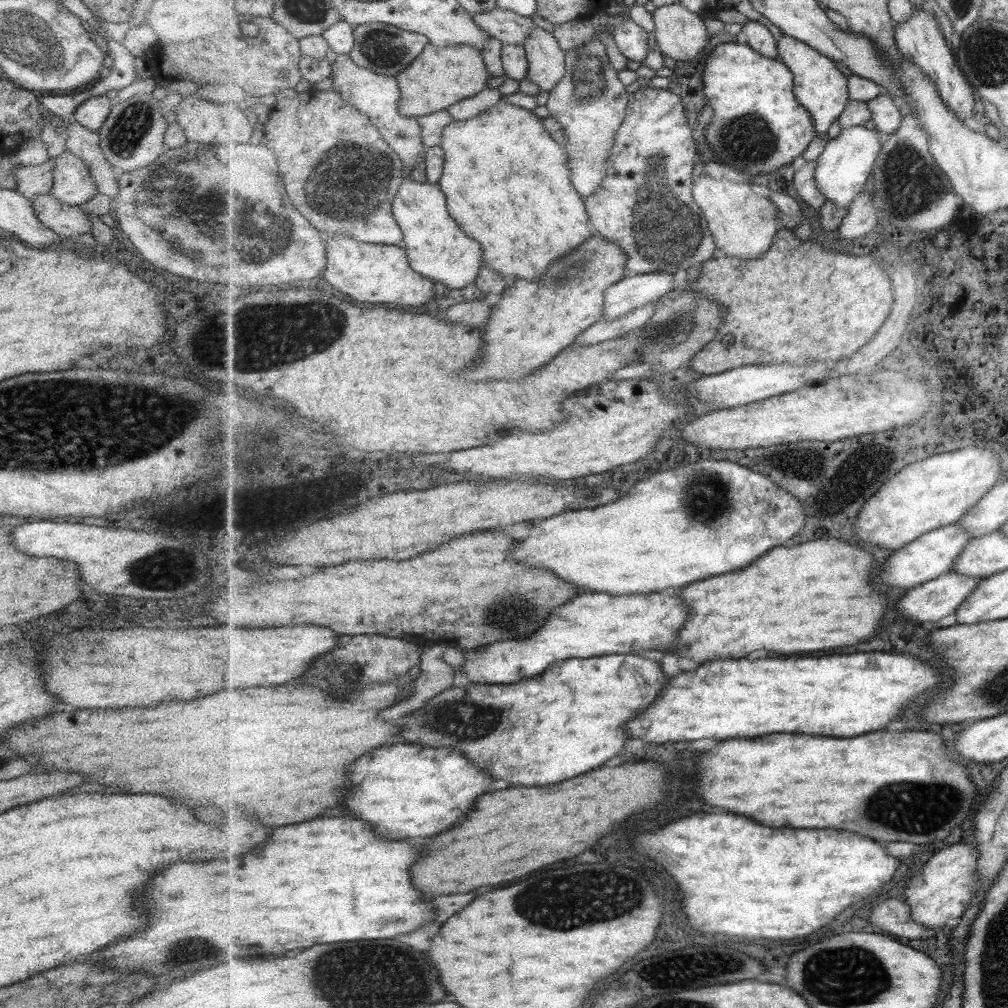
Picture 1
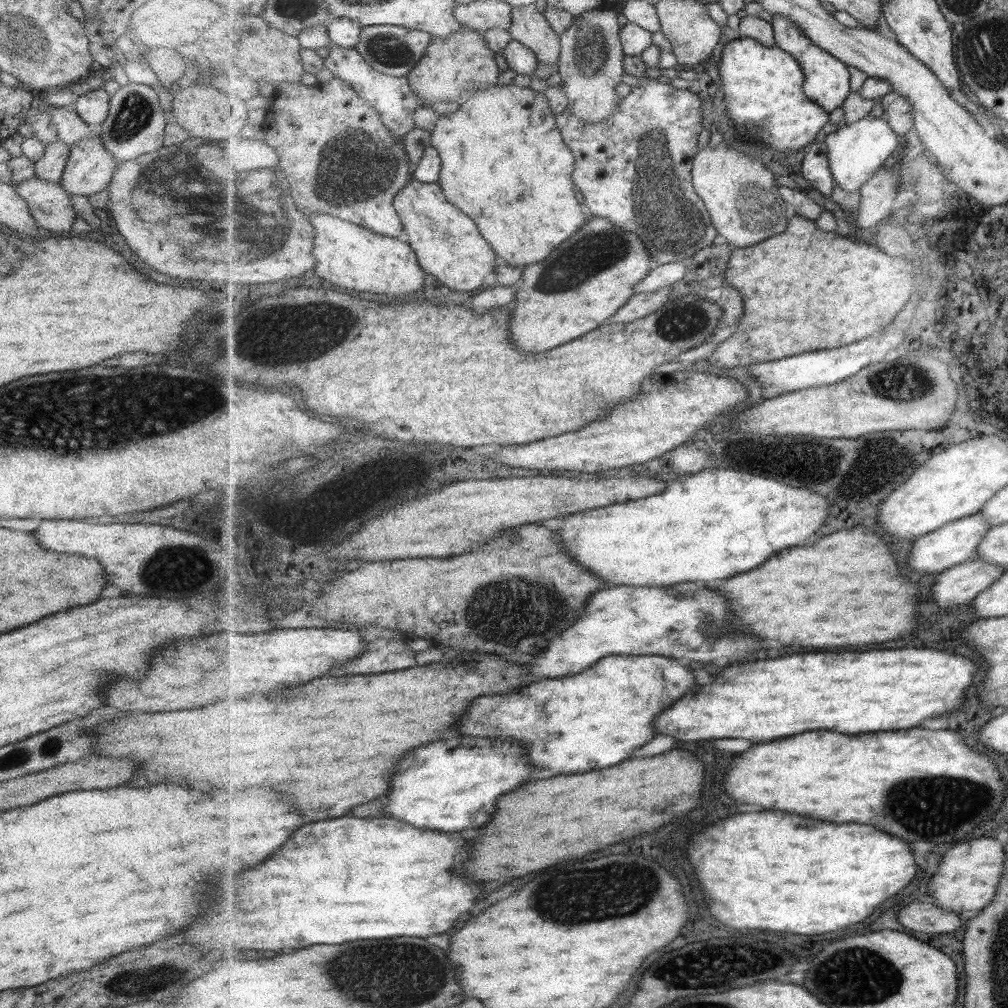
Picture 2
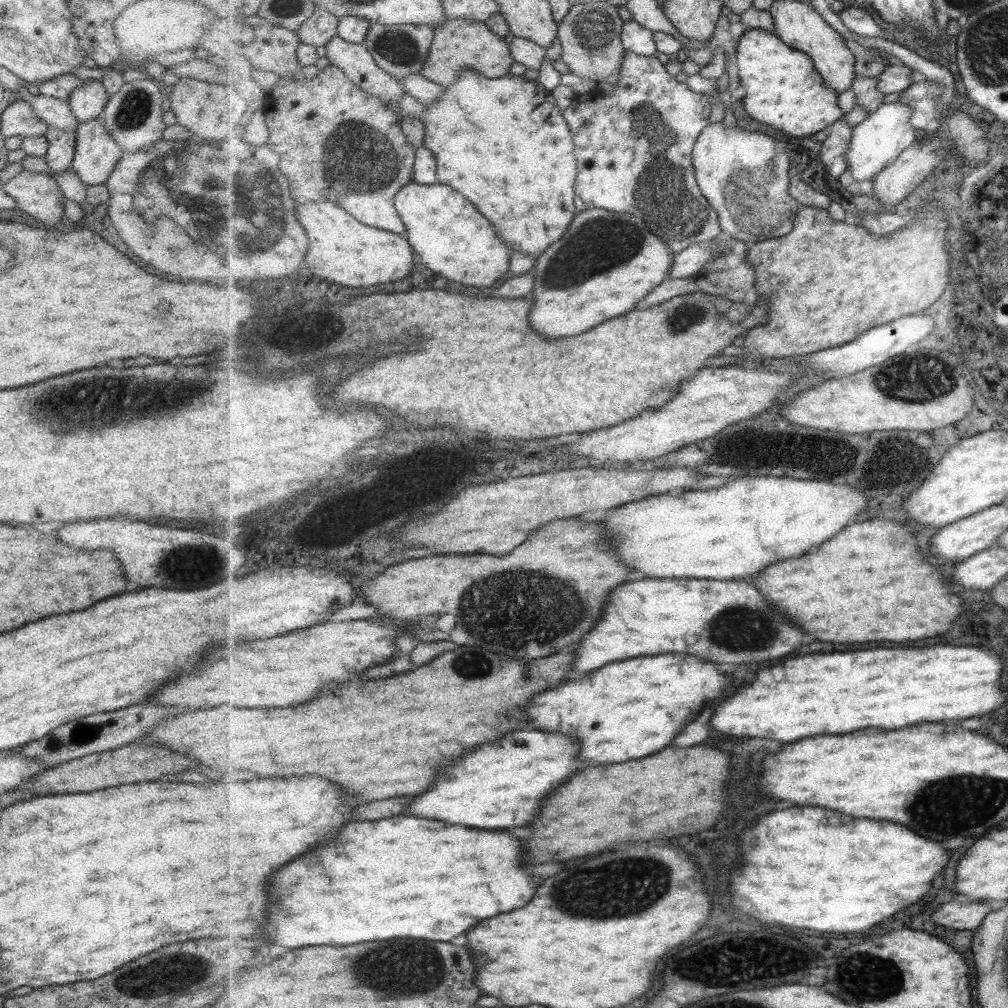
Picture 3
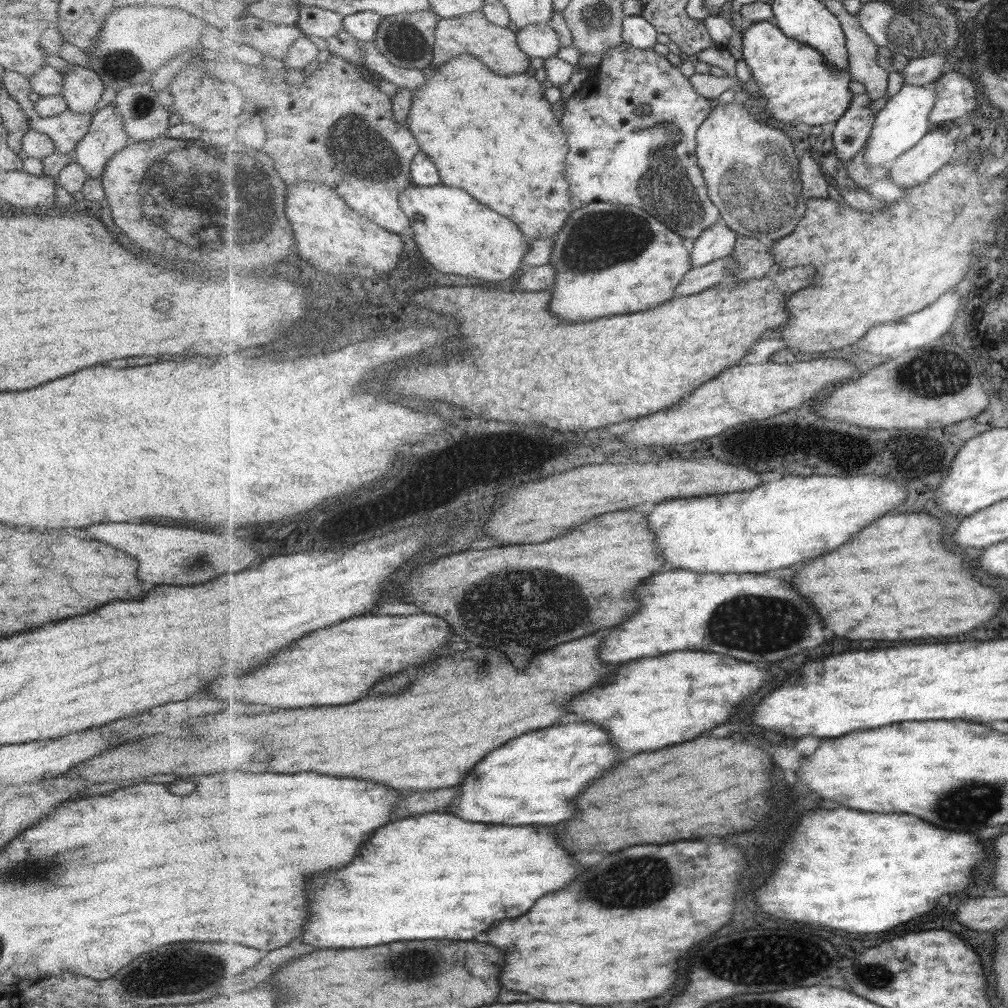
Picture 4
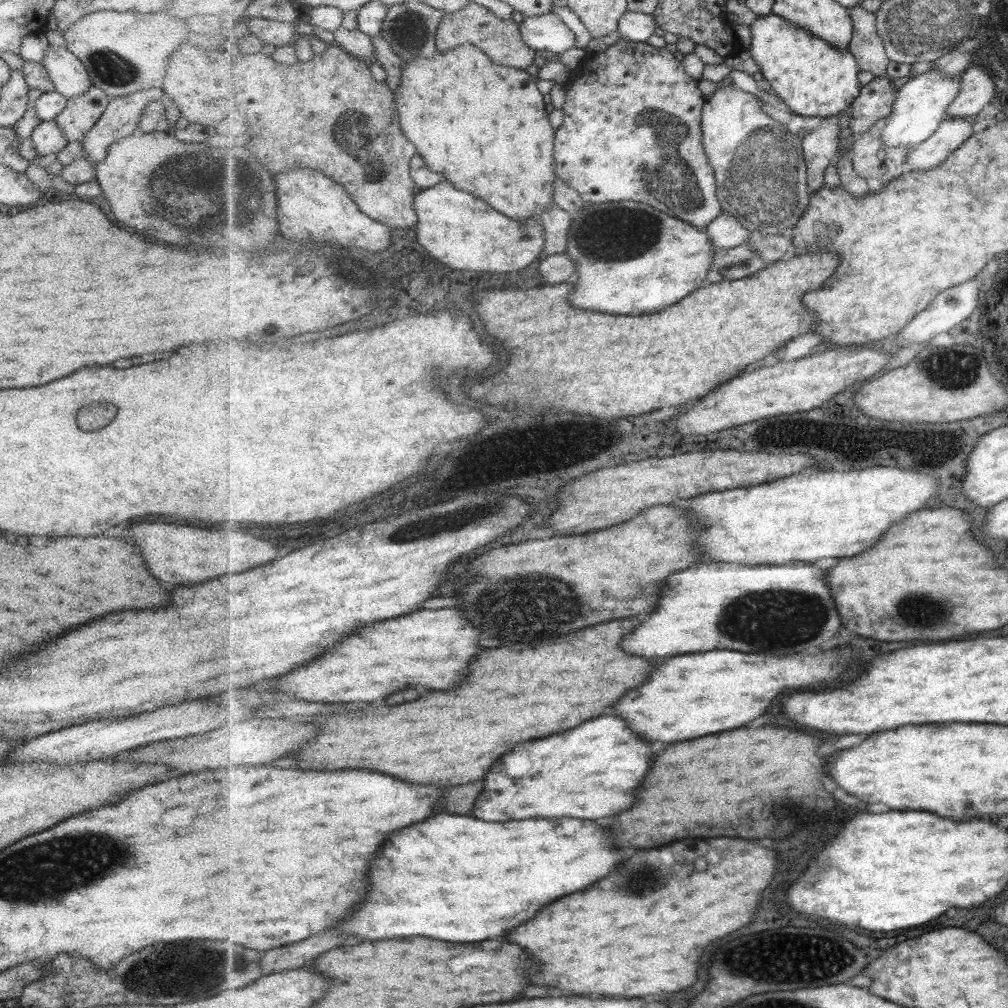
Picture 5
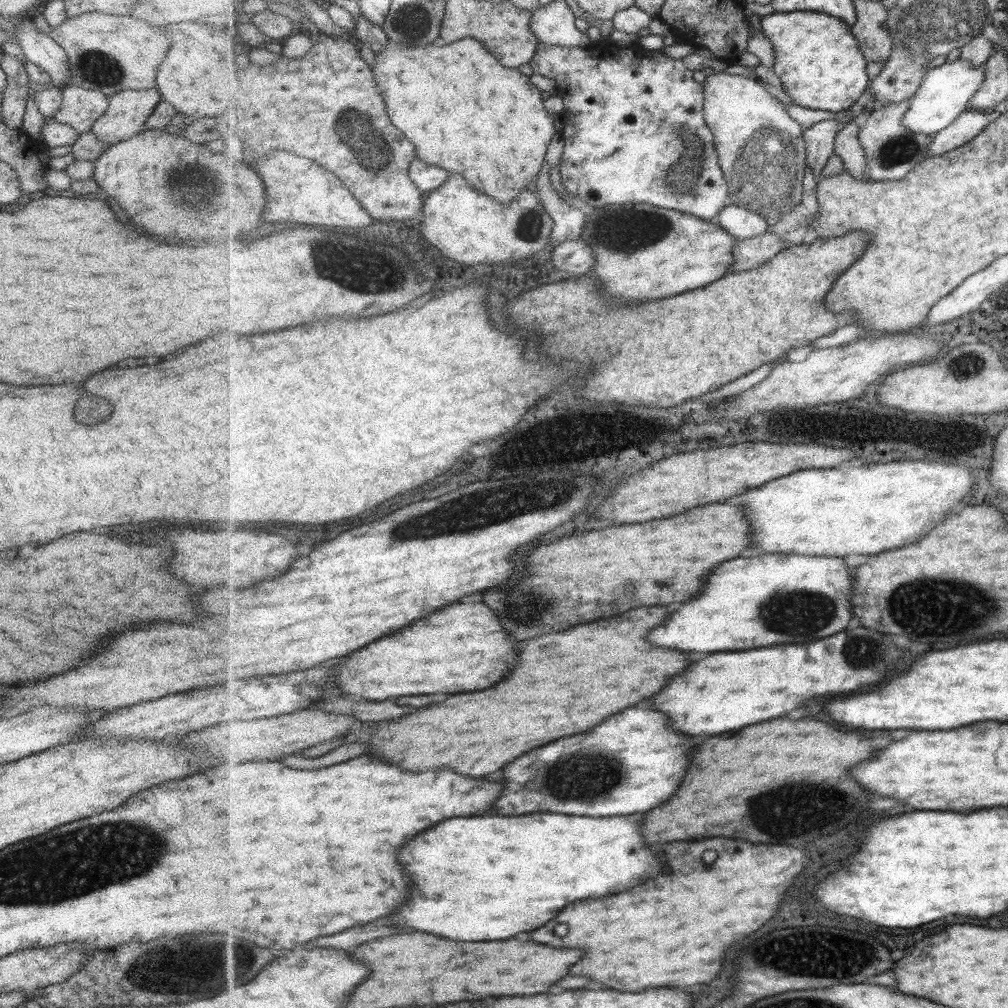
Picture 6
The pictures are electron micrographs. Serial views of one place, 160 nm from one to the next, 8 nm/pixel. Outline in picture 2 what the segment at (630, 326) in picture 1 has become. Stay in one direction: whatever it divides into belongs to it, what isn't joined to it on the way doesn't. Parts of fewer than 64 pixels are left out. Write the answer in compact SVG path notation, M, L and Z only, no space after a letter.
M672 286L661 288L657 292L637 293L625 303L624 307L621 307L611 318L608 318L605 323L629 324L641 320L661 310L661 307L670 300L672 300Z

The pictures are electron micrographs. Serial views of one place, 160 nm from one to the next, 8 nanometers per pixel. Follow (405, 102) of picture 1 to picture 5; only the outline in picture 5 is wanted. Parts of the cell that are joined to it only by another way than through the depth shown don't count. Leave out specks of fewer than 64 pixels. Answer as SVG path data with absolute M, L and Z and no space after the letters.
M471 2L463 10L446 13L437 31L436 45L440 52L453 50L464 44L471 44L483 50L491 62L506 67L525 70L536 64L538 51L533 50L523 39L520 26L514 20L503 20L488 8Z

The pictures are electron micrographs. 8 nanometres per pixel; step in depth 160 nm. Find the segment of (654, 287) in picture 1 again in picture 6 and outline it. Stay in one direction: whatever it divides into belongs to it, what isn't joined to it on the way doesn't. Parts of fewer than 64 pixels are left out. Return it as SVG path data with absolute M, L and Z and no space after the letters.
M735 205L726 206L720 212L718 224L739 241L762 236L771 227L771 222L760 213Z

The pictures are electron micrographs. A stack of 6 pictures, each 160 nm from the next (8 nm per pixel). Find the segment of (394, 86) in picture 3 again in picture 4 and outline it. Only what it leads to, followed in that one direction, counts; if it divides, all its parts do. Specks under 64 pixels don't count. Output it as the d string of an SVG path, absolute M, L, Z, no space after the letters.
M343 29L337 36L328 38L326 42L331 55L347 59L351 64L359 68L369 81L379 82L381 76L366 65L362 46L348 30Z

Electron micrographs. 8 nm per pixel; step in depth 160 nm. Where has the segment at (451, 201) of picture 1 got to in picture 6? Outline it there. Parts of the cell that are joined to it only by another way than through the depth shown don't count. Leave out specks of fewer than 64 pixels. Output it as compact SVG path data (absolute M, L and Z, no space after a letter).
M464 38L453 44L435 42L429 46L413 46L413 44L407 42L398 44L390 40L388 46L384 47L386 49L377 55L378 59L376 65L373 66L373 70L376 72L380 89L385 93L385 96L389 96L388 112L390 117L393 116L393 124L397 128L401 128L412 143L416 145L417 158L427 164L439 166L439 168L447 170L450 174L462 174L475 190L492 196L499 204L514 202L524 191L524 188L536 185L538 176L546 163L547 148L551 146L551 140L553 140L553 136L557 134L558 130L555 130L555 126L553 126L552 114L545 108L545 99L541 97L542 91L531 82L529 76L521 74L518 69L503 66L501 61L493 56L490 50L476 38Z

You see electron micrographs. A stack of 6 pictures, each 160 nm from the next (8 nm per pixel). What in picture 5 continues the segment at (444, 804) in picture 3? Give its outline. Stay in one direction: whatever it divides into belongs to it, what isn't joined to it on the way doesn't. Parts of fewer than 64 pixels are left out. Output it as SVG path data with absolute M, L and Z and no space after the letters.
M601 716L589 720L569 732L559 736L549 736L543 740L529 740L515 746L507 752L497 764L493 764L489 776L485 776L483 792L475 802L475 816L489 822L509 822L509 820L527 820L527 818L583 818L597 820L601 816L613 816L619 810L625 810L635 800L635 790L641 786L653 752L649 744L639 740L627 724L617 716Z

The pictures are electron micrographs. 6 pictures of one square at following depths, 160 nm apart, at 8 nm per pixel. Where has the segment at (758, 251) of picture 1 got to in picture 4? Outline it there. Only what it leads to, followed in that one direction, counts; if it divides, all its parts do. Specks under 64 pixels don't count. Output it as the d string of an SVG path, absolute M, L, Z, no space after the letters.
M742 99L732 104L719 104L701 126L697 136L697 156L708 184L710 199L720 208L722 220L739 235L772 243L797 230L808 209L808 198L802 193L799 150L791 138L753 119Z

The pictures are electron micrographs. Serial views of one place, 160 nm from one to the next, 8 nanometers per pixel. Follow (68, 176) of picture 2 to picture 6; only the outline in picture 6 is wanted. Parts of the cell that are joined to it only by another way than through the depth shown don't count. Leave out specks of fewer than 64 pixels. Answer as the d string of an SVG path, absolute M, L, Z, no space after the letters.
M155 87L116 92L108 97L105 113L92 124L90 131L109 145L127 140L142 131L146 118L161 100Z

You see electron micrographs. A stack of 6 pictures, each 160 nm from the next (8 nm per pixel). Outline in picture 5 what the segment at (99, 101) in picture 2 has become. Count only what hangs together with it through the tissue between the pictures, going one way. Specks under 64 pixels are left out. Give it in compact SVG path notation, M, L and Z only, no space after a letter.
M48 45L41 64L48 72L53 91L64 96L66 100L81 96L92 85L82 62L65 47Z

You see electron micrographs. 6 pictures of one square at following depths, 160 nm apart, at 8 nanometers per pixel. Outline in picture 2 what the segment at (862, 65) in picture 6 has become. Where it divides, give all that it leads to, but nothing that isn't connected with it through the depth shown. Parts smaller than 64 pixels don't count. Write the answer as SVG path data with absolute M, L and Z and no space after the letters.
M741 37L727 44L724 48L720 75L722 89L729 119L740 130L747 130L747 136L753 142L763 142L769 149L783 152L787 150L801 150L815 141L821 128L829 124L829 113L806 95L804 91L805 73L797 59L785 49L777 46L765 46L754 38Z

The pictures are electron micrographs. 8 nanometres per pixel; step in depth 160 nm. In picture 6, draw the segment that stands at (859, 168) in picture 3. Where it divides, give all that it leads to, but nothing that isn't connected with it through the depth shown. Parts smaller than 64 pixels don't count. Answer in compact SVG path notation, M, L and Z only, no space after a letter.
M960 59L929 69L917 94L909 101L910 106L902 117L902 125L913 133L925 136L941 133L968 110L970 100L985 80L985 73L982 68L975 68L970 62Z

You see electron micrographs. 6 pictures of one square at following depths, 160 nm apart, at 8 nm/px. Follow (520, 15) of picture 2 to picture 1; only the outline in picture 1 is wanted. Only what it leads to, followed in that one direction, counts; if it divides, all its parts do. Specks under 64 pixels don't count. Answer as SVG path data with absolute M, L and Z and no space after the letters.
M537 26L524 47L529 61L526 78L543 92L551 93L566 75L566 52L553 32Z

